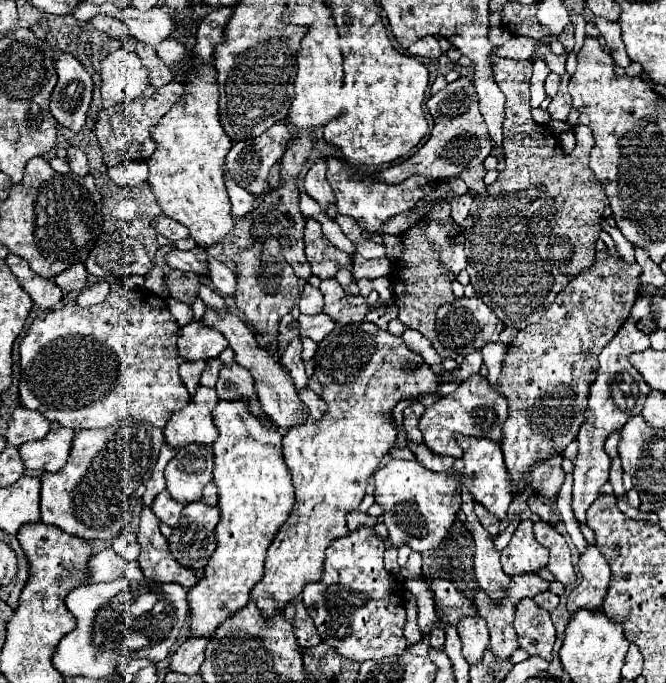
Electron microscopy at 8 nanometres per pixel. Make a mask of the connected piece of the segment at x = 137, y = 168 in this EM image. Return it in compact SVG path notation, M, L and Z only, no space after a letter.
M144 160L122 162L114 168L108 168L108 176L120 186L138 186L148 178L148 166Z

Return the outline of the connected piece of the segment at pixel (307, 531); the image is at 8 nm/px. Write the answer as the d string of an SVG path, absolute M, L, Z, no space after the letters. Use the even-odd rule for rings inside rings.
M358 322L358 324L346 324L346 326L336 324L334 332L330 332L330 336L322 340L322 344L318 344L314 366L316 366L316 378L324 386L322 398L328 404L328 412L324 420L318 420L318 422L310 420L310 424L302 424L284 434L284 442L282 442L284 462L292 472L296 504L284 528L280 528L280 532L276 534L274 542L268 548L264 578L250 592L250 600L258 606L266 622L272 620L272 616L284 610L290 602L298 600L306 584L318 582L322 578L324 552L328 544L348 534L346 514L360 506L362 498L366 496L364 490L366 490L368 478L376 472L380 460L388 454L388 450L394 448L398 432L392 420L392 412L396 404L402 400L426 394L430 390L436 390L438 386L438 376L422 360L420 354L416 356L406 348L406 344L402 344L398 336L392 336L386 330L380 330L372 322Z

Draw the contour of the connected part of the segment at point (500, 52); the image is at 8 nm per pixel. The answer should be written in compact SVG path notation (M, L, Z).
M512 36L504 46L496 48L494 54L498 58L514 58L514 60L530 60L532 52L536 48L536 42L530 38L518 38Z

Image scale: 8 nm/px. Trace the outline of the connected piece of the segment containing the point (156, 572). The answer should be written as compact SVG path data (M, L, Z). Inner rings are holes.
M142 508L142 516L140 516L140 534L138 534L138 542L140 542L140 568L144 572L144 576L152 582L174 582L180 584L184 588L192 588L194 584L198 584L198 580L202 580L204 572L198 570L188 570L182 568L174 556L170 556L168 548L166 548L166 538L160 534L158 530L158 518L152 514L150 508Z

